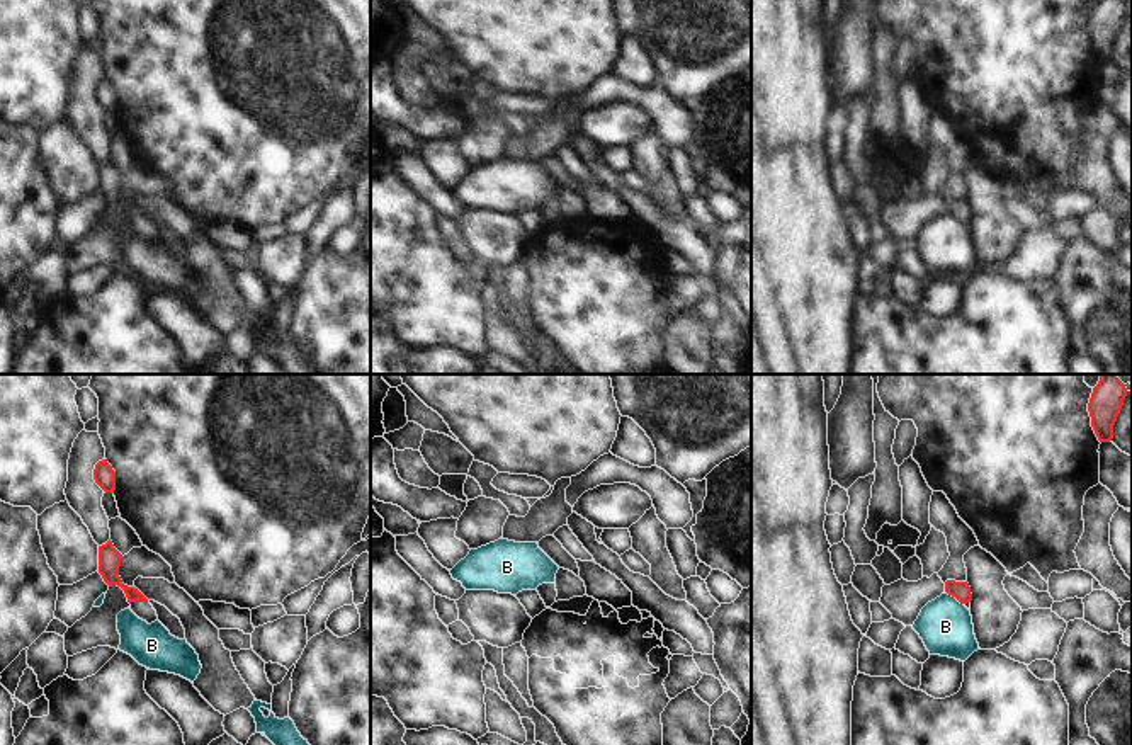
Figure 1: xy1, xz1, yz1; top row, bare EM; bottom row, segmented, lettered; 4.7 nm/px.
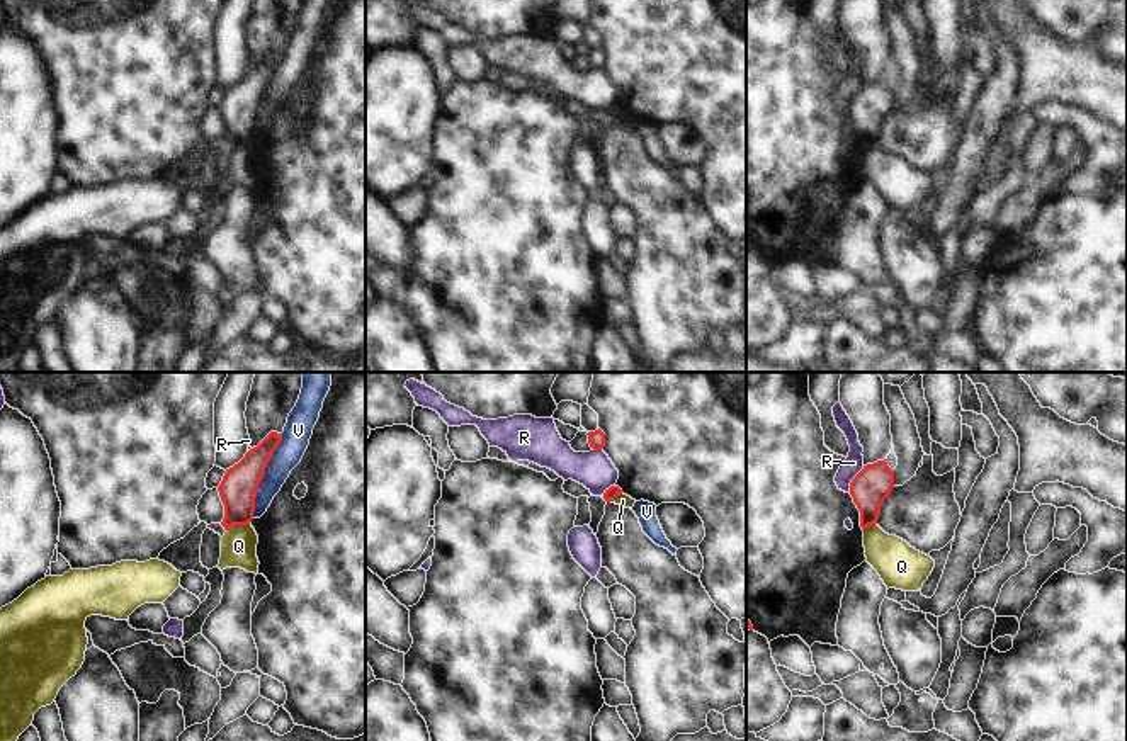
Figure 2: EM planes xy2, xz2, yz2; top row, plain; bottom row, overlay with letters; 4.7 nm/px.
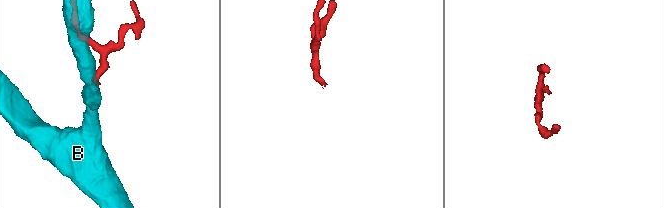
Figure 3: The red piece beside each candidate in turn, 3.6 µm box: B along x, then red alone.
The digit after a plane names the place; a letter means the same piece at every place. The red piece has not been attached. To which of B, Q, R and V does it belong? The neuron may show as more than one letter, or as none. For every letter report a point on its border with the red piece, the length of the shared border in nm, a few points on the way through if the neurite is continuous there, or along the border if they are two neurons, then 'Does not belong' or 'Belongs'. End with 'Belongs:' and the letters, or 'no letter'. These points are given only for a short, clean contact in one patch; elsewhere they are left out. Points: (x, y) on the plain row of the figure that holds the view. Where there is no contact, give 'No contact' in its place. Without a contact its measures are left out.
B: Touches red at yz1 (954, 215). Shared border 110 nm. Boundary: yz1 (945, 210), (962, 223). Does not belong
Q: Touches red at xy2 (237, 143). Shared border 120 nm. Boundary: xy2 (249, 141), (232, 145), (226, 150). Does not belong
R: Touches red at yz2 (854, 97). Shared border 140 nm. Does not belong
V: Touches red at xy2 (262, 96). Shared border 420 nm. Does not belong
Belongs: no letter

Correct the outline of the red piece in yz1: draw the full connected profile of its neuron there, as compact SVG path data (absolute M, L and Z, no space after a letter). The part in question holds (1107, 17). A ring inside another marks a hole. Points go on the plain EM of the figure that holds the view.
M1098 0L1093 7L1088 31L1091 36L1091 46L1100 61L1110 61L1113 58L1113 44L1124 26L1127 7L1122 0Z

